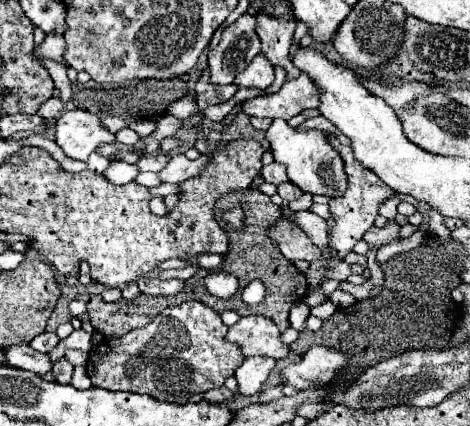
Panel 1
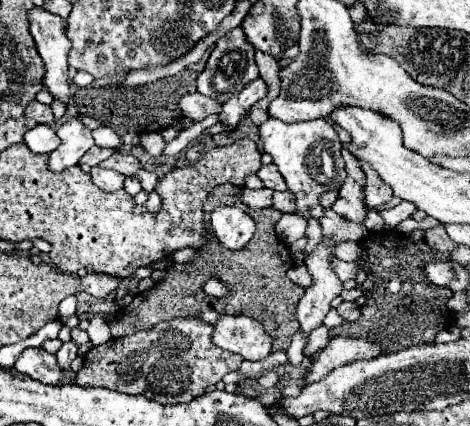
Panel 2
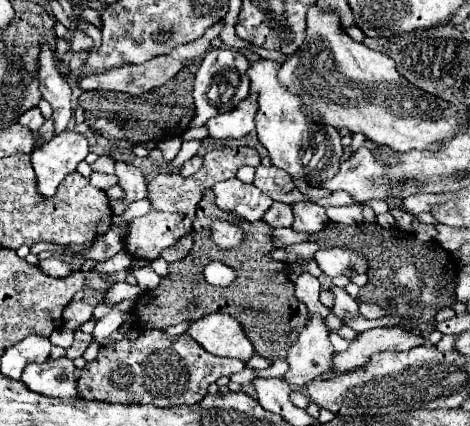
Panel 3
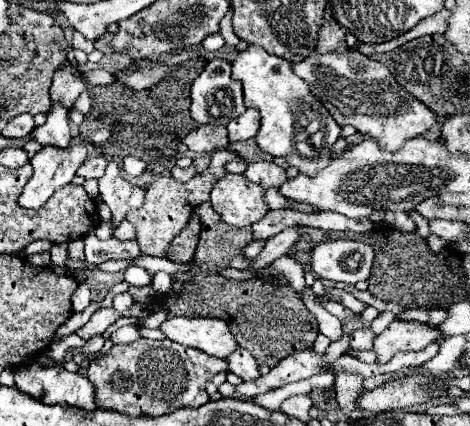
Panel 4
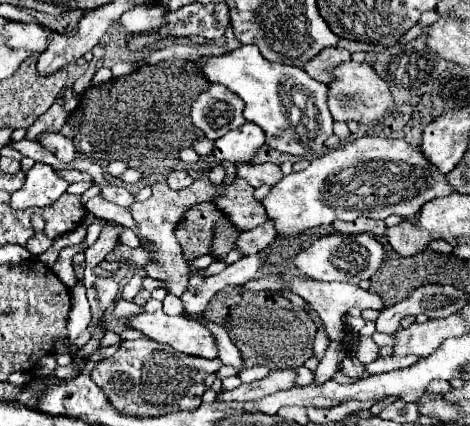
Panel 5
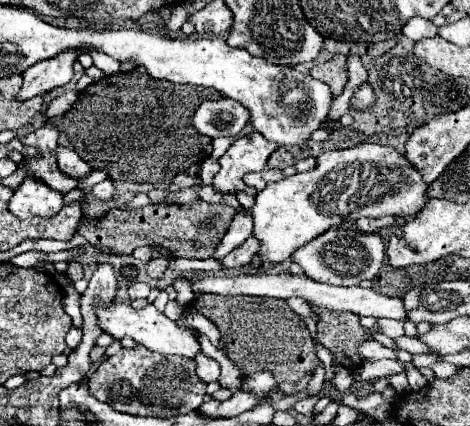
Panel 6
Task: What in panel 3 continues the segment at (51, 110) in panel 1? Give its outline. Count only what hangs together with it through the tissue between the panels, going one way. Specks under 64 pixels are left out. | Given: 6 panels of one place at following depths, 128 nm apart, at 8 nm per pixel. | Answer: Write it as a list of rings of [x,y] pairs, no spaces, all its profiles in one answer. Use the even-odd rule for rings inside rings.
[[[30,108],[28,112],[24,112],[22,116],[20,116],[20,120],[18,120],[20,124],[24,124],[24,126],[28,126],[30,130],[38,130],[44,122],[46,122],[46,118],[42,116],[42,112],[40,112],[40,108]]]

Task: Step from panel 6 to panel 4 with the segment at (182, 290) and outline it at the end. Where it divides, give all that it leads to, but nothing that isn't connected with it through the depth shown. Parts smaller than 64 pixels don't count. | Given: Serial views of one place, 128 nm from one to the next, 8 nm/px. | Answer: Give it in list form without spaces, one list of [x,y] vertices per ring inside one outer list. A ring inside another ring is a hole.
[[[216,150],[212,154],[210,166],[194,176],[188,182],[176,182],[174,178],[166,178],[162,180],[162,176],[158,176],[148,188],[146,188],[146,202],[144,206],[138,209],[132,209],[127,213],[127,220],[136,226],[136,240],[140,246],[142,254],[150,254],[150,256],[164,256],[166,248],[170,246],[172,238],[188,224],[192,210],[202,202],[202,194],[204,200],[208,200],[208,192],[214,188],[214,184],[226,174],[226,164],[230,160],[242,160],[240,154],[232,152],[232,150]]]

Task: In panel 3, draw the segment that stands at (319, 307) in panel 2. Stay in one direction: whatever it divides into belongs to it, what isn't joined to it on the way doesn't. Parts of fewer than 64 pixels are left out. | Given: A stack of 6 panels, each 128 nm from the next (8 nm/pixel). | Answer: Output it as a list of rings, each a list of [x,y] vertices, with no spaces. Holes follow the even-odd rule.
[[[310,314],[306,326],[298,332],[298,342],[286,354],[290,370],[284,380],[304,386],[322,374],[332,374],[332,354],[326,320],[318,314]]]

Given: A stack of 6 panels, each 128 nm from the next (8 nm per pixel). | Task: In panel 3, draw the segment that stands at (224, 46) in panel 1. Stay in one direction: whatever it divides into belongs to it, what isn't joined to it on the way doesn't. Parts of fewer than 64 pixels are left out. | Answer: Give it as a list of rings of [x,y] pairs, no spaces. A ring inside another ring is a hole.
[[[214,48],[210,54],[204,56],[200,70],[196,74],[196,80],[194,80],[194,90],[192,90],[196,114],[190,122],[190,128],[204,126],[208,118],[236,108],[236,104],[244,100],[244,96],[248,96],[250,92],[250,78],[246,74],[248,68],[250,68],[248,58],[242,52],[232,50],[232,48]]]

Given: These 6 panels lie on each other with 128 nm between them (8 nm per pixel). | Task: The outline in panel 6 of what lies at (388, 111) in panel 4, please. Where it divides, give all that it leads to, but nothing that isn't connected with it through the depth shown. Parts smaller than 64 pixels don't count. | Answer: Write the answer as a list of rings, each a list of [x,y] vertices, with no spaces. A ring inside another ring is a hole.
[[[362,82],[362,84],[356,88],[356,92],[354,92],[352,100],[350,100],[350,106],[352,106],[354,110],[368,112],[368,110],[374,106],[374,102],[376,102],[376,92],[374,92],[372,84]]]

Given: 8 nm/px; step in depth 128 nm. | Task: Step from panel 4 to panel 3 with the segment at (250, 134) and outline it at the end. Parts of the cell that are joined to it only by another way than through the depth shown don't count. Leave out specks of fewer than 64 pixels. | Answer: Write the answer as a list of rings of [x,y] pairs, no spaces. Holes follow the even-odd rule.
[[[258,94],[246,96],[234,110],[222,112],[206,122],[212,138],[242,138],[254,130],[254,116],[258,110]]]

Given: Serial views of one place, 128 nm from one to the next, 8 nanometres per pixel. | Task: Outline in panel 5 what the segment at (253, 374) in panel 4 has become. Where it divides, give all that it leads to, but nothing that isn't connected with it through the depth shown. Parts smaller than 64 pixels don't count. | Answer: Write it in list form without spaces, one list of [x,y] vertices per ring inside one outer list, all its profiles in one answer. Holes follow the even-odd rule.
[[[206,324],[210,328],[210,332],[216,336],[216,342],[218,342],[218,358],[226,364],[226,366],[232,366],[236,368],[238,372],[244,370],[244,358],[240,354],[240,350],[236,348],[236,344],[230,340],[228,332],[216,324]]]

